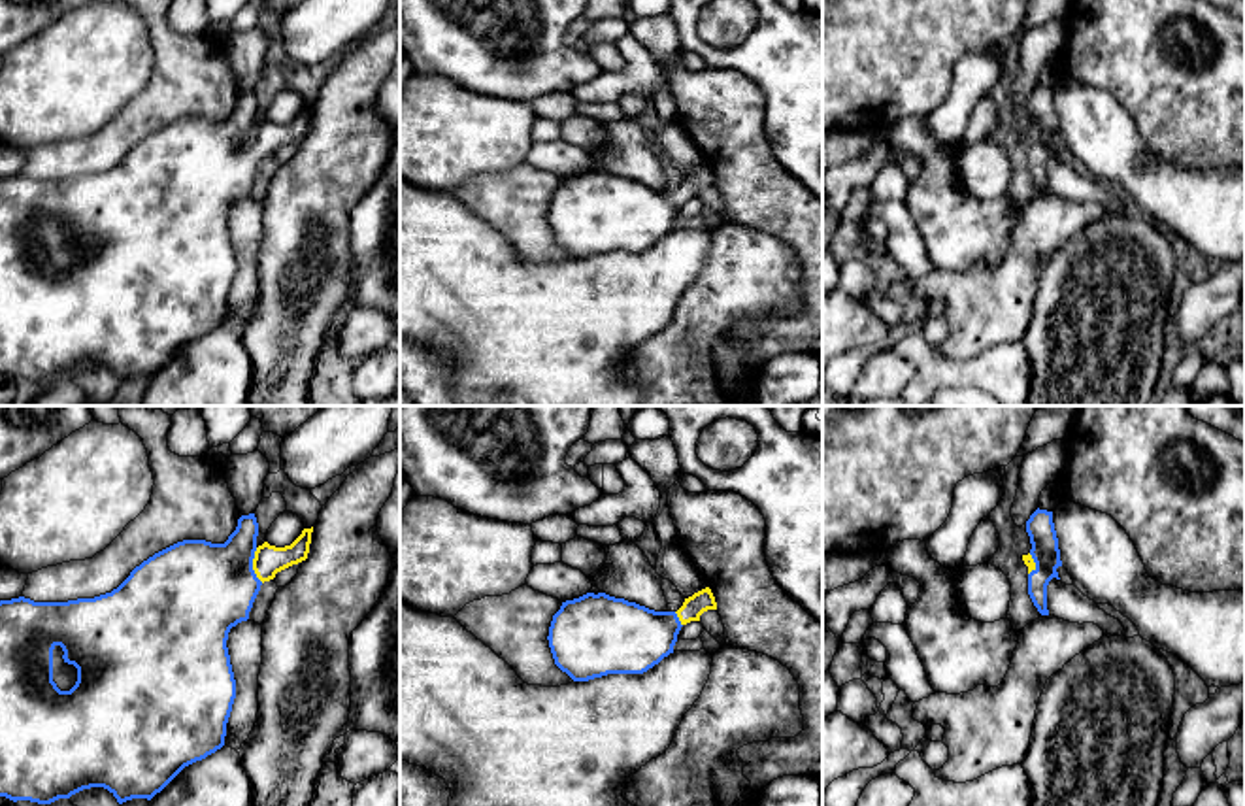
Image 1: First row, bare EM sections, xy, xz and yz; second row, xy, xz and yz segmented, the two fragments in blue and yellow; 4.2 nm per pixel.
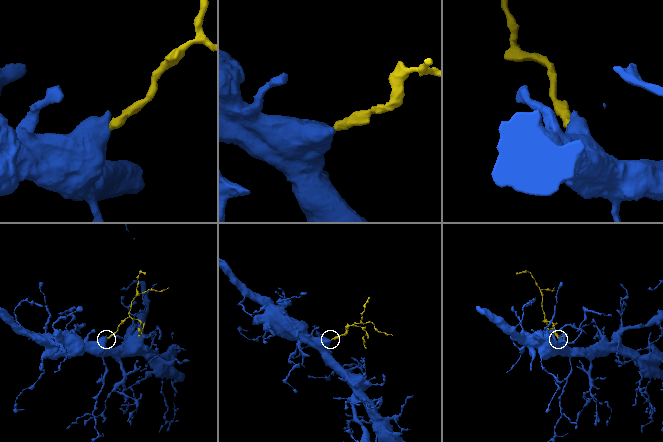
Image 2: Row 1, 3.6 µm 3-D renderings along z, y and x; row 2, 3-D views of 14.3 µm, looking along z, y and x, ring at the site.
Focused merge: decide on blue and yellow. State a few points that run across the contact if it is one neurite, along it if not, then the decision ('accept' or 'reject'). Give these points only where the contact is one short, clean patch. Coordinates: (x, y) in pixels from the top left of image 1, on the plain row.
line xy (199, 167), (251, 142), (268, 136); accept

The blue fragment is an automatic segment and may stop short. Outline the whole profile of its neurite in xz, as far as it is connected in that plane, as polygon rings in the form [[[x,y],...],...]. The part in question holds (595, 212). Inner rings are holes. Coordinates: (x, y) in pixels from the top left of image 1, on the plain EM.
[[[709,164],[677,189],[655,189],[606,170],[562,179],[549,204],[555,242],[573,259],[607,251],[643,251],[673,230],[683,202],[717,187]]]

